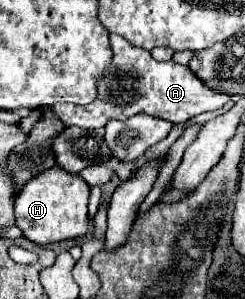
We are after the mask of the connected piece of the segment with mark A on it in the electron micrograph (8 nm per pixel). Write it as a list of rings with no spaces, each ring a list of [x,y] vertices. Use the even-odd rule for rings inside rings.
[[[111,34],[111,48],[113,48],[113,62],[107,68],[103,80],[99,82],[99,98],[89,106],[75,106],[75,104],[55,104],[53,112],[65,126],[79,126],[79,128],[103,128],[107,120],[127,120],[137,112],[144,112],[150,116],[169,120],[173,124],[187,122],[189,118],[219,110],[229,102],[227,94],[219,94],[209,90],[187,66],[181,66],[173,60],[157,62],[151,54],[143,48],[131,46],[121,36]]]

